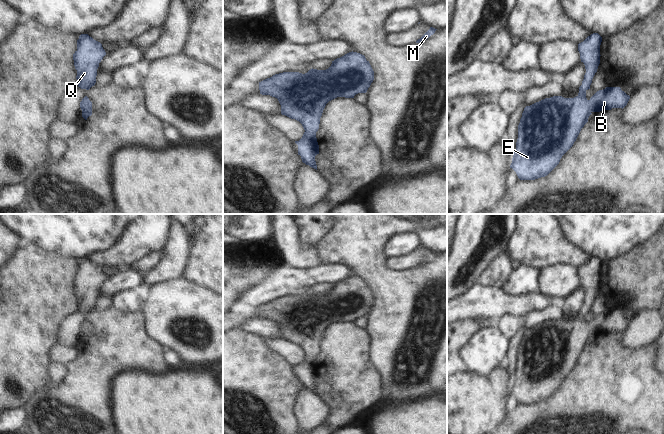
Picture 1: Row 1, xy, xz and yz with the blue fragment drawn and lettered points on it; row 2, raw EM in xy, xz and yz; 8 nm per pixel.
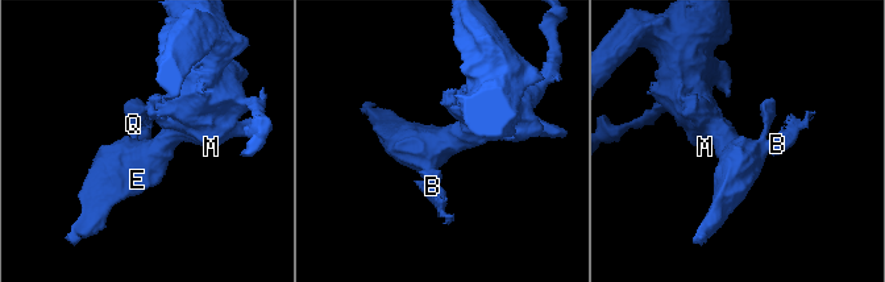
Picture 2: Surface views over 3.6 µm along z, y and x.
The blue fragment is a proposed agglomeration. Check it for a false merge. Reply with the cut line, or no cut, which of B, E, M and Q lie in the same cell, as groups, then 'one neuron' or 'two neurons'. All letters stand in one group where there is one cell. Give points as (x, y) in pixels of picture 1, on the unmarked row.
cut none; groups B E M Q; one neuron

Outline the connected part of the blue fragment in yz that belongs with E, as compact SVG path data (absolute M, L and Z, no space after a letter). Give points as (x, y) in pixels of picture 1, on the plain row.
M593 257L578 268L580 283L585 289L586 297L576 321L553 320L524 332L518 349L516 373L510 389L520 404L535 404L547 400L559 388L562 380L573 370L593 336L611 334L612 332L623 333L627 329L630 320L620 311L606 311L597 315L589 324L586 322L586 315L590 313L592 303L600 288L601 266L602 261L598 257Z

